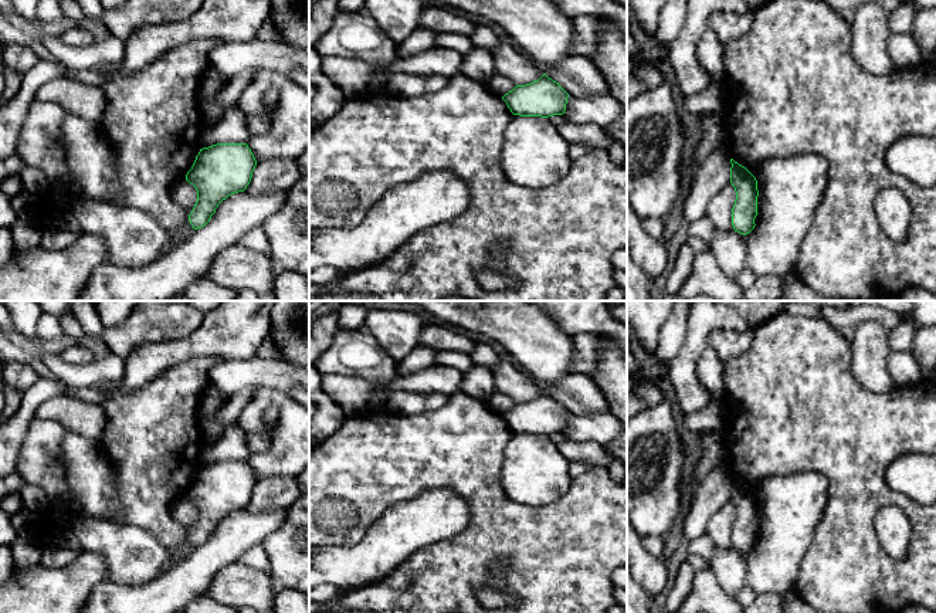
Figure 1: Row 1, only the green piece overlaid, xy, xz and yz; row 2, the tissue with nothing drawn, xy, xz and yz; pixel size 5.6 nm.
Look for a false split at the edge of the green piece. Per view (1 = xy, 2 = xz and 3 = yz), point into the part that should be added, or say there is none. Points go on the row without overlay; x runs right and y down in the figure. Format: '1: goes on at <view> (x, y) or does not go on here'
1: does not go on here
2: does not go on here
3: does not go on here

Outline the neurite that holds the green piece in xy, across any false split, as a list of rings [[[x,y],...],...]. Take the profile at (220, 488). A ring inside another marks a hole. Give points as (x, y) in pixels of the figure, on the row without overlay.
[[[217,461],[200,467],[186,498],[197,508],[197,519],[189,532],[194,548],[204,545],[218,522],[244,509],[257,478],[247,461]]]

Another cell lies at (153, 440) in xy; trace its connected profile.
[[[200,356],[160,373],[138,389],[121,389],[101,403],[106,427],[99,440],[115,474],[115,487],[123,515],[112,519],[139,526],[166,549],[179,545],[187,531],[172,517],[173,504],[191,487],[201,467],[204,437],[199,406],[210,386],[208,370],[220,358]]]

